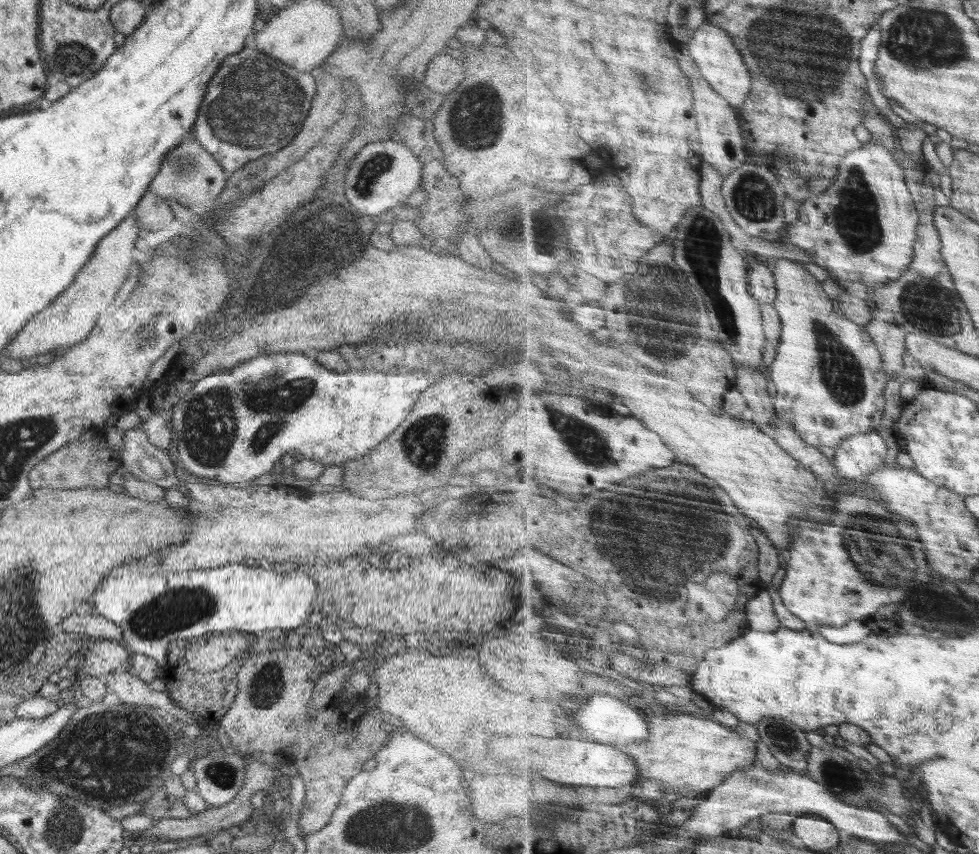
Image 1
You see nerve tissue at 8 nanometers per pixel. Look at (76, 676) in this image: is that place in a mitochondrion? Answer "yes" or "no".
no

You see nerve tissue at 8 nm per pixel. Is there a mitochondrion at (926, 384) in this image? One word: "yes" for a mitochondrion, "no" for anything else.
no

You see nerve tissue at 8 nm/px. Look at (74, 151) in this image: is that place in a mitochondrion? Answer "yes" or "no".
no

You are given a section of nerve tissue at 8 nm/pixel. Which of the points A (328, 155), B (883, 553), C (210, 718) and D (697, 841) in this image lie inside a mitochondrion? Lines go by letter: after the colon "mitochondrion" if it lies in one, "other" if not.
A: other
B: mitochondrion
C: other
D: other

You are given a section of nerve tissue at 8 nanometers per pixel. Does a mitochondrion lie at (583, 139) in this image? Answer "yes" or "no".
no

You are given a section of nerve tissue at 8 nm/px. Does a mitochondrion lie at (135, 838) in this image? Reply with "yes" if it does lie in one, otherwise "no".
no

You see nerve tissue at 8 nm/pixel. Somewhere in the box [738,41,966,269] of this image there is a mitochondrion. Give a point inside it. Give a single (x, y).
(856, 216)

